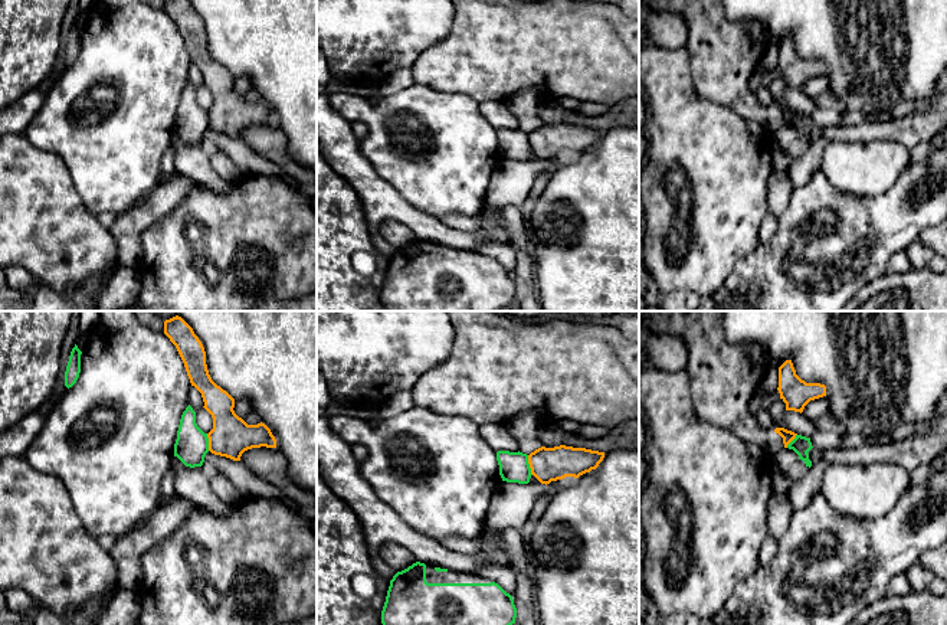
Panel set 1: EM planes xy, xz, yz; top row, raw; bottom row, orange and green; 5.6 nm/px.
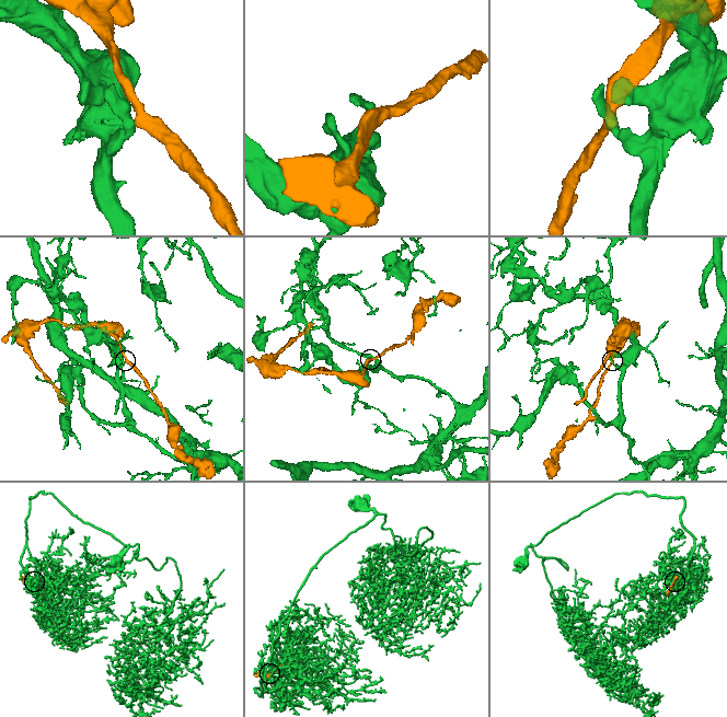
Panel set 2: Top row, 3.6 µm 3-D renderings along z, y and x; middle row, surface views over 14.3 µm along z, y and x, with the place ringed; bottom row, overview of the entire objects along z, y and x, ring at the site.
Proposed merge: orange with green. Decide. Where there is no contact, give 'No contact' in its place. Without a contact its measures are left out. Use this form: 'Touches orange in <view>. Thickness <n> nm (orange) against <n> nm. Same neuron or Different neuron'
Touches orange in xz. Thickness 190 nm (orange) against 170 nm. Different neuron

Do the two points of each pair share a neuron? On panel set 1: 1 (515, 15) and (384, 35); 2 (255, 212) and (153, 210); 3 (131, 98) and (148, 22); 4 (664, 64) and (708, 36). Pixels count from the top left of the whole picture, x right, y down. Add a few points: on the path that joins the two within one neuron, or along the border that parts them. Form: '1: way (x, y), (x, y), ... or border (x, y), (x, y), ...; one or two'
1: border (454, 15), (451, 30), (428, 49); two
2: border (192, 185), (187, 195), (179, 203), (143, 231); two
3: way (131, 79), (133, 41); one
4: border (685, 46), (690, 55), (691, 79), (694, 82); two

